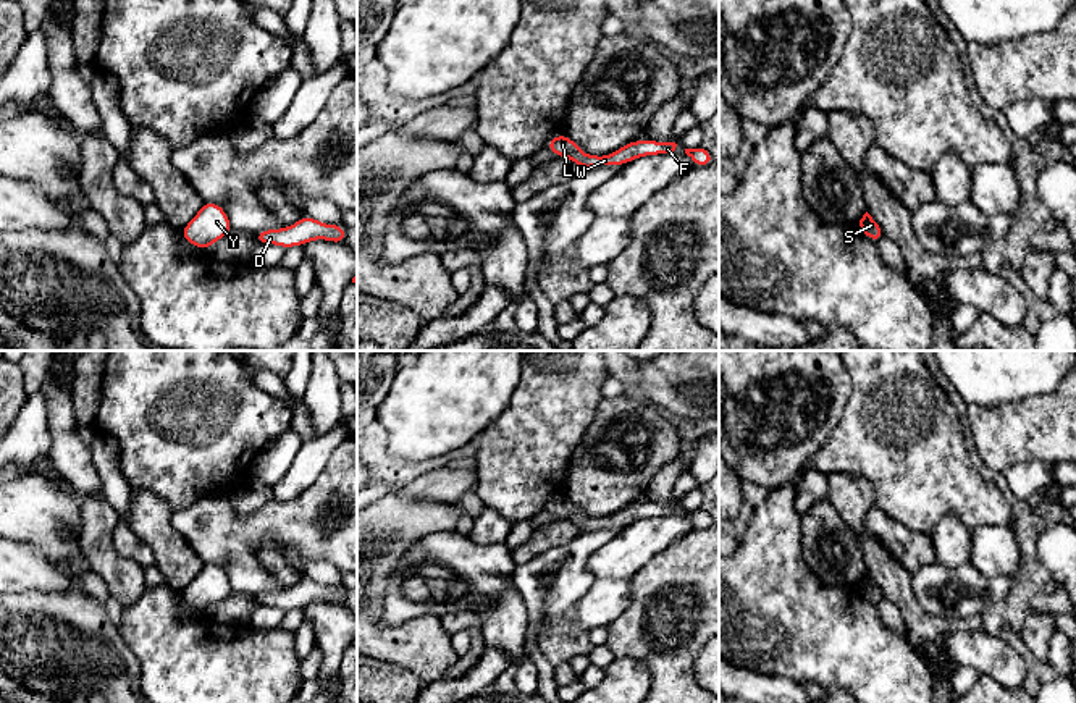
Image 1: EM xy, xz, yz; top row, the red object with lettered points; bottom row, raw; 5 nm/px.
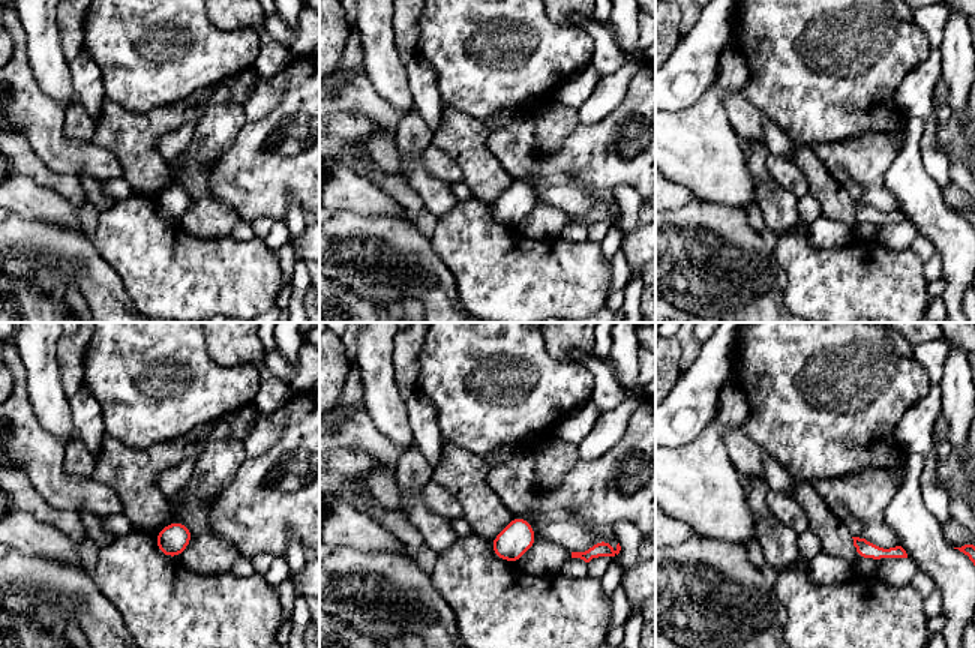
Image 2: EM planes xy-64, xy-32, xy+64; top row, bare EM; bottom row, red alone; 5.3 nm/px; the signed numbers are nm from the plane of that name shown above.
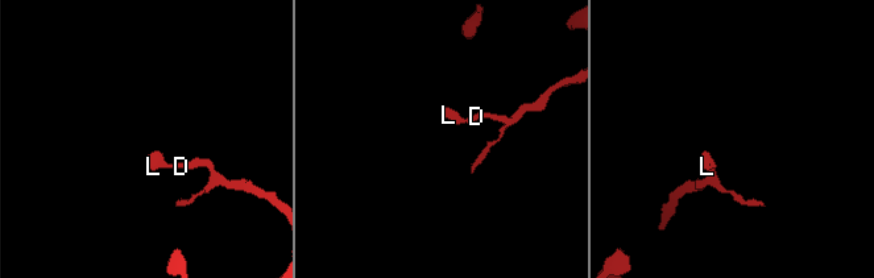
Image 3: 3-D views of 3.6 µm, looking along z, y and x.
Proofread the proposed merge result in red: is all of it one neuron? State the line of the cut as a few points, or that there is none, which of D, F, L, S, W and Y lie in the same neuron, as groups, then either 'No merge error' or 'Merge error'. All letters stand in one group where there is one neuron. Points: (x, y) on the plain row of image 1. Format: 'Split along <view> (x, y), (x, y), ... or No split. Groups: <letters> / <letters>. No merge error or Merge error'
No split. Groups: D F L S W Y. No merge error

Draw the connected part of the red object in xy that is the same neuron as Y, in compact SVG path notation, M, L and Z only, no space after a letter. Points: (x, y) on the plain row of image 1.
M204 564L197 577L179 593L181 600L194 609L207 612L213 604L231 595L233 588L225 570Z

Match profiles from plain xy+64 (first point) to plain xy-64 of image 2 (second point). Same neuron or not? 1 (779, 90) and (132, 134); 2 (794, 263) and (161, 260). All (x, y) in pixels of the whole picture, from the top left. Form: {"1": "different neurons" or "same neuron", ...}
{"1": "different neurons", "2": "same neuron"}

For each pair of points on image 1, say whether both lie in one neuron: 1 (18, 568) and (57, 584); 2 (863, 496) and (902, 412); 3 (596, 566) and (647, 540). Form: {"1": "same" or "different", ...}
{"1": "same", "2": "different", "3": "same"}

